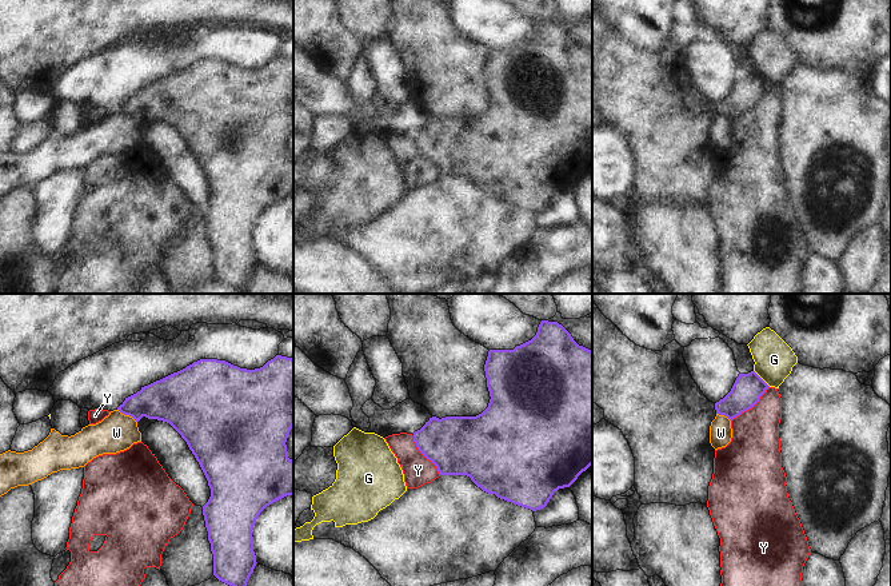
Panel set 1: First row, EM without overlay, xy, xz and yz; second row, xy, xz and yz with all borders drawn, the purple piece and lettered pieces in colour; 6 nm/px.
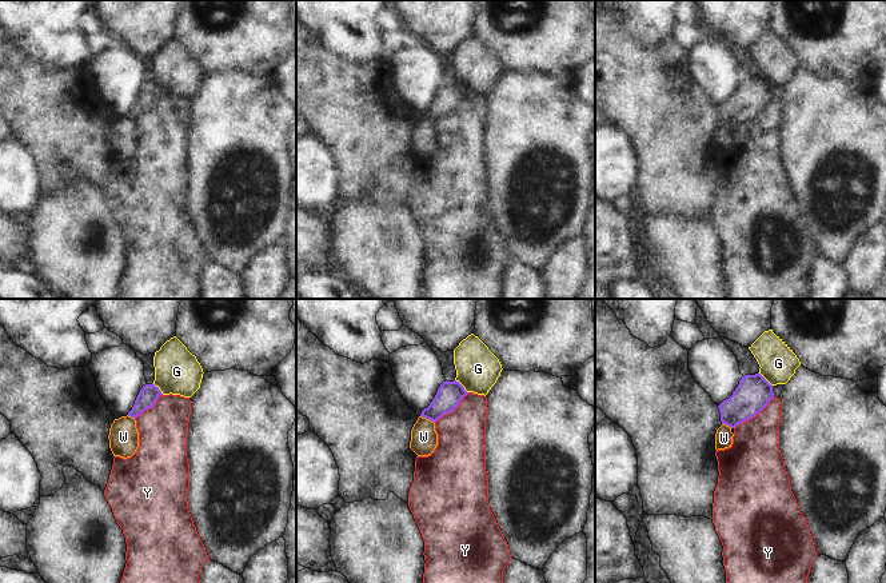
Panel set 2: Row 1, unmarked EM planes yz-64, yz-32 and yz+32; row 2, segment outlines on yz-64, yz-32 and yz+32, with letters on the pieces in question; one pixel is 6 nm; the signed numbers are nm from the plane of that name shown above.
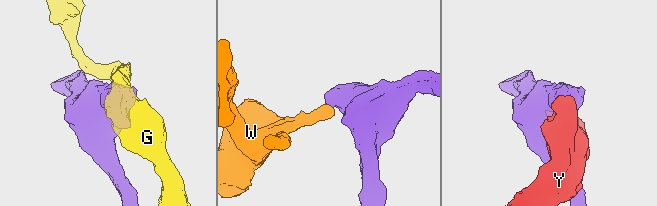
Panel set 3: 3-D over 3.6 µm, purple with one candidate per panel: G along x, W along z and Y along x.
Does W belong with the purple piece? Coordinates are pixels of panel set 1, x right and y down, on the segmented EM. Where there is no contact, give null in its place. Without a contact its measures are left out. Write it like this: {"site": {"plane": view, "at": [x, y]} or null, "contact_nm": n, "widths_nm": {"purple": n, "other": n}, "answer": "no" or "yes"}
{"site": {"plane": "xy", "at": [127, 414]}, "contact_nm": 150, "widths_nm": {"purple": 260, "other": 220}, "answer": "no"}

